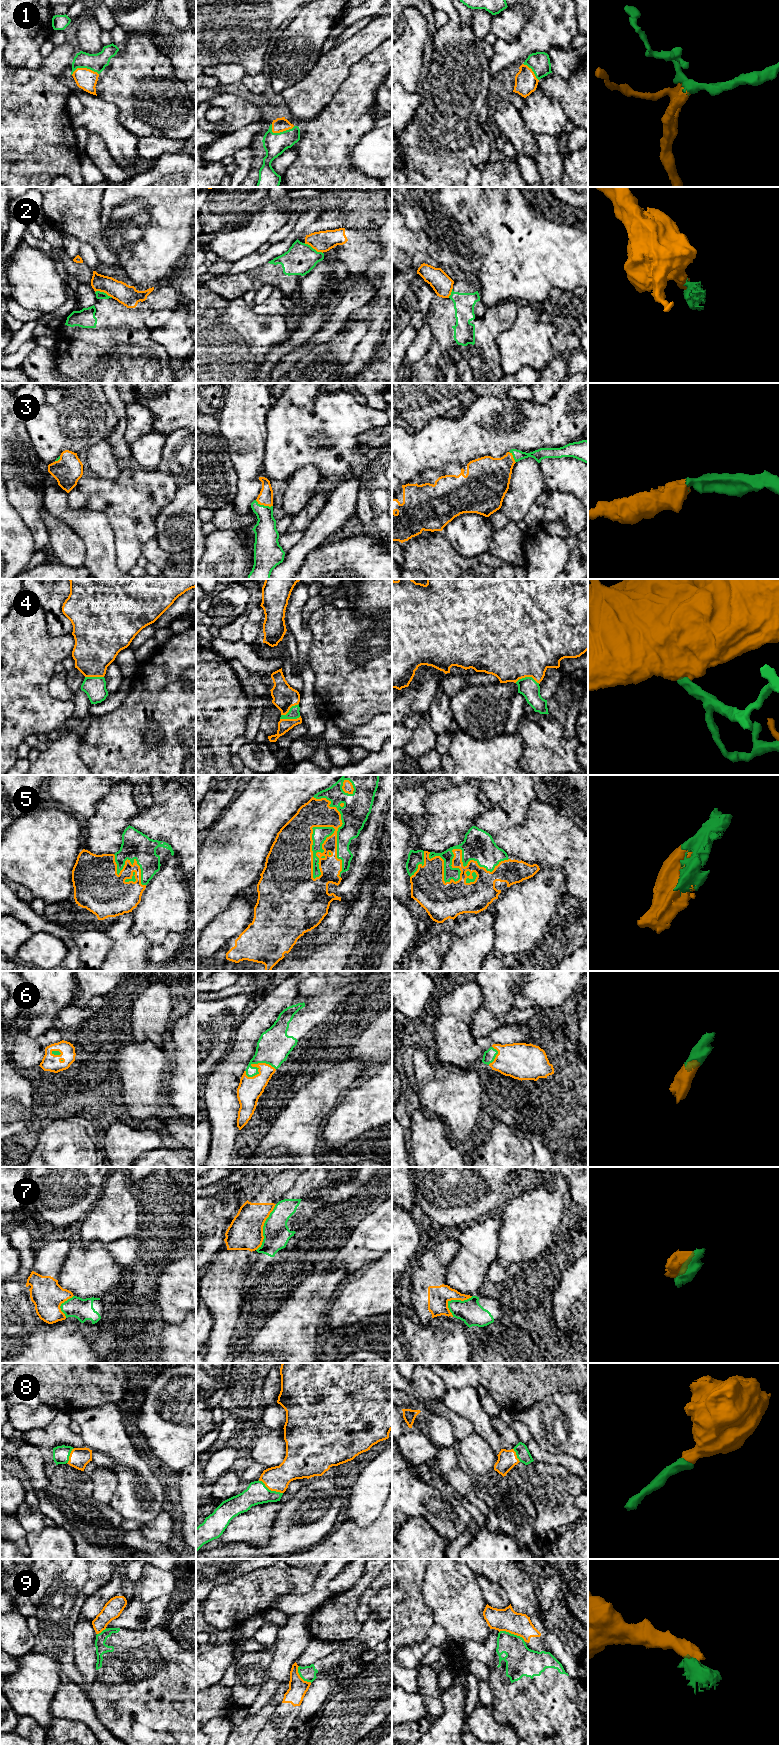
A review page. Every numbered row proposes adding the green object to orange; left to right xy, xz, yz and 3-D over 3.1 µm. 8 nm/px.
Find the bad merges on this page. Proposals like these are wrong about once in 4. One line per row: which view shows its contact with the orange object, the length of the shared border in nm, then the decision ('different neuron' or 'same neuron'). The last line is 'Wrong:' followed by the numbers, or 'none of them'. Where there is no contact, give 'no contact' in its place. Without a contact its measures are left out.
1: meets orange in xz; contact 200 nm long; same neuron
2: meets orange in xz; contact 170 nm long; different neuron
3: meets orange in xz; contact 150 nm long; same neuron
4: meets orange in yz; contact 200 nm long; same neuron
5: meets orange in xz; contact 650 nm long; same neuron
6: meets orange in xz; contact 260 nm long; same neuron
7: meets orange in xz; contact 400 nm long; different neuron
8: meets orange in xz; contact 220 nm long; same neuron
9: meets orange in yz; contact 240 nm long; different neuron
Wrong: 2, 7, 9

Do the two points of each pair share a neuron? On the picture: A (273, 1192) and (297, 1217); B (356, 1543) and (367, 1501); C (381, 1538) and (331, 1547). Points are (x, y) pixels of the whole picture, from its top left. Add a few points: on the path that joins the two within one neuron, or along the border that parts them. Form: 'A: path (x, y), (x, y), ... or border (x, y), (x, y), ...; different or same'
A: border (291, 1188), (276, 1204); different
B: border (380, 1514), (366, 1526), (346, 1521); different
C: path (369, 1547), (343, 1547); same

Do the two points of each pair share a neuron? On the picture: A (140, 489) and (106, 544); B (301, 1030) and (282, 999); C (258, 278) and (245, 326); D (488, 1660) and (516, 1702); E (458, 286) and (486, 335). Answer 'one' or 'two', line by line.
A: two
B: two
C: two
D: two
E: one

